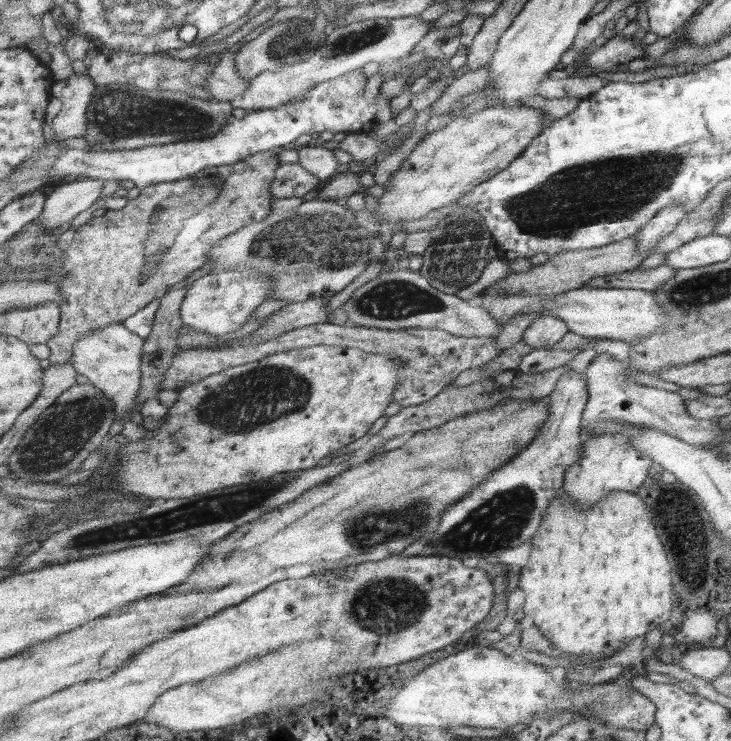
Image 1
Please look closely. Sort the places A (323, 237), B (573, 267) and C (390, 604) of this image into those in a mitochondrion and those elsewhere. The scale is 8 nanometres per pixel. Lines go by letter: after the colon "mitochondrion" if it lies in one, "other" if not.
A: mitochondrion
B: other
C: mitochondrion

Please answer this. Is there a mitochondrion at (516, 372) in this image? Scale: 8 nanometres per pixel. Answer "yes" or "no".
no

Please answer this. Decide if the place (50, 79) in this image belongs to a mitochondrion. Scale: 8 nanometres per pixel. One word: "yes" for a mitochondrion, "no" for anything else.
no

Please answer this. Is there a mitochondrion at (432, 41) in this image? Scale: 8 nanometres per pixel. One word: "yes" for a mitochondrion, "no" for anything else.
no

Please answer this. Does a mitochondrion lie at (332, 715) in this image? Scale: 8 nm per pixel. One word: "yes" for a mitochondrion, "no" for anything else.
no

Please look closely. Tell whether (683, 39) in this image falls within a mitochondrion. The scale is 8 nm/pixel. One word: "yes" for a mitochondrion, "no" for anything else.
no

